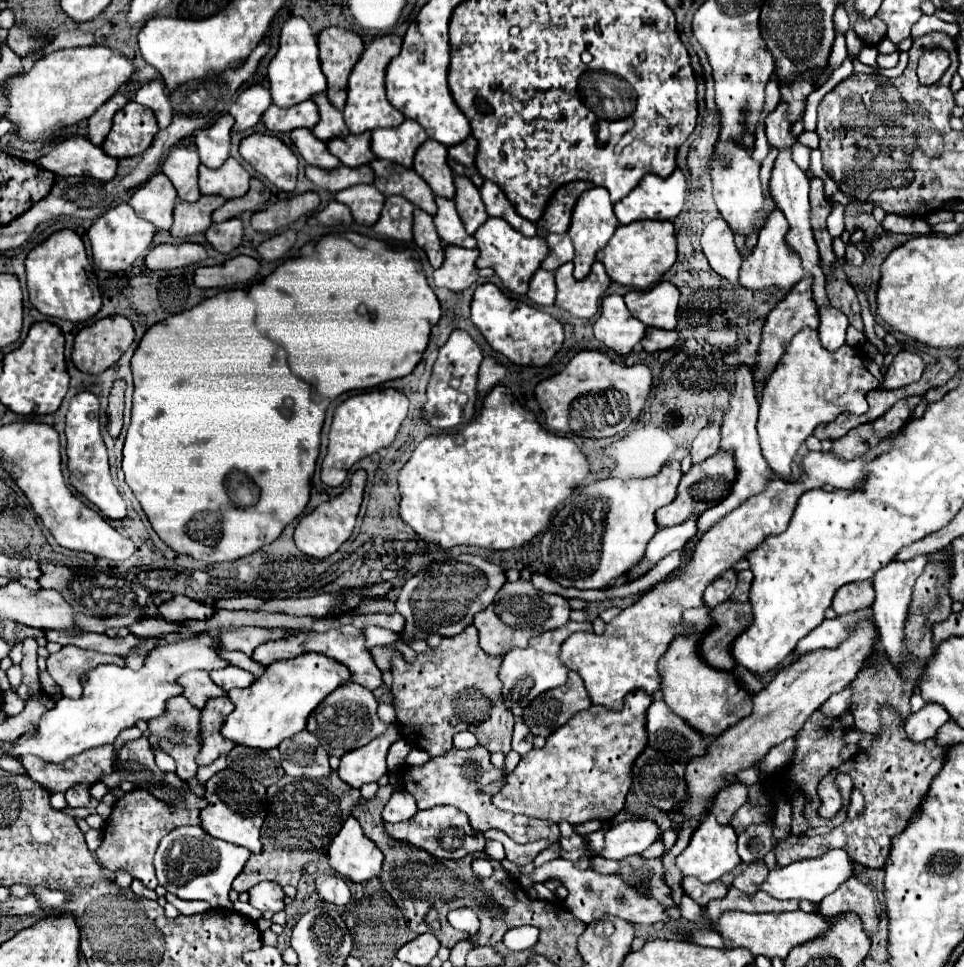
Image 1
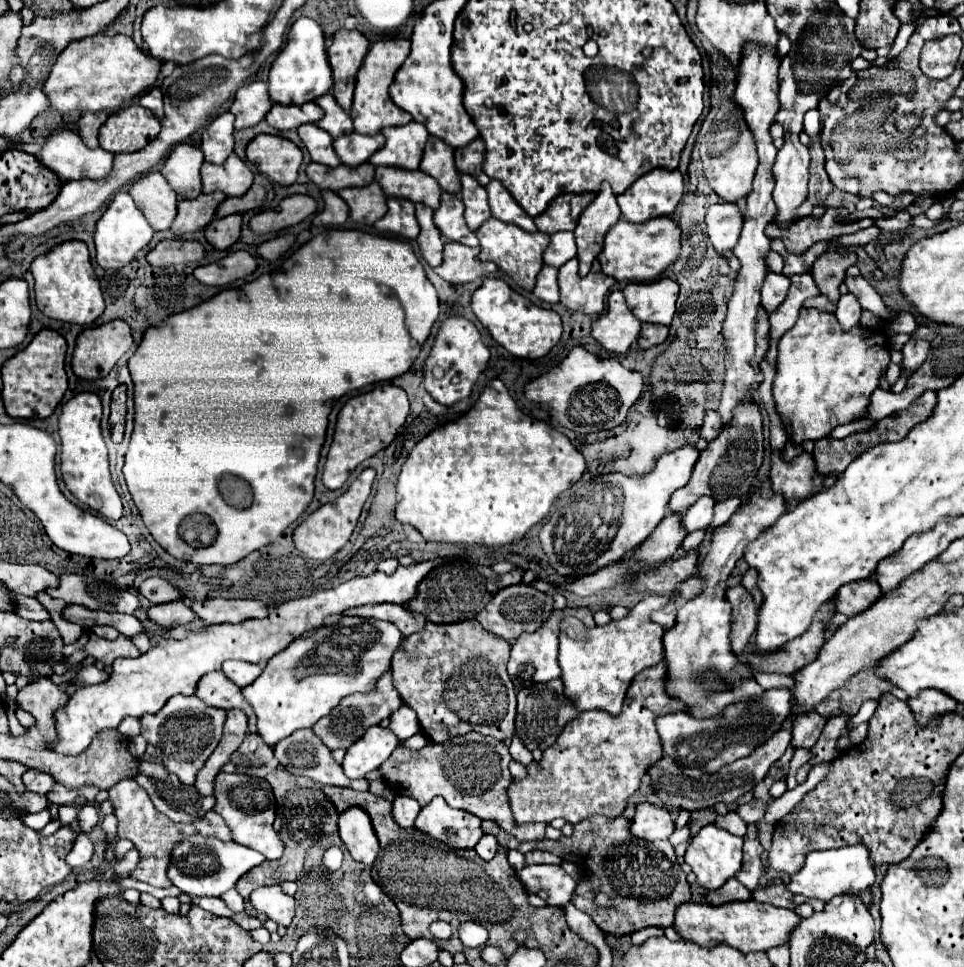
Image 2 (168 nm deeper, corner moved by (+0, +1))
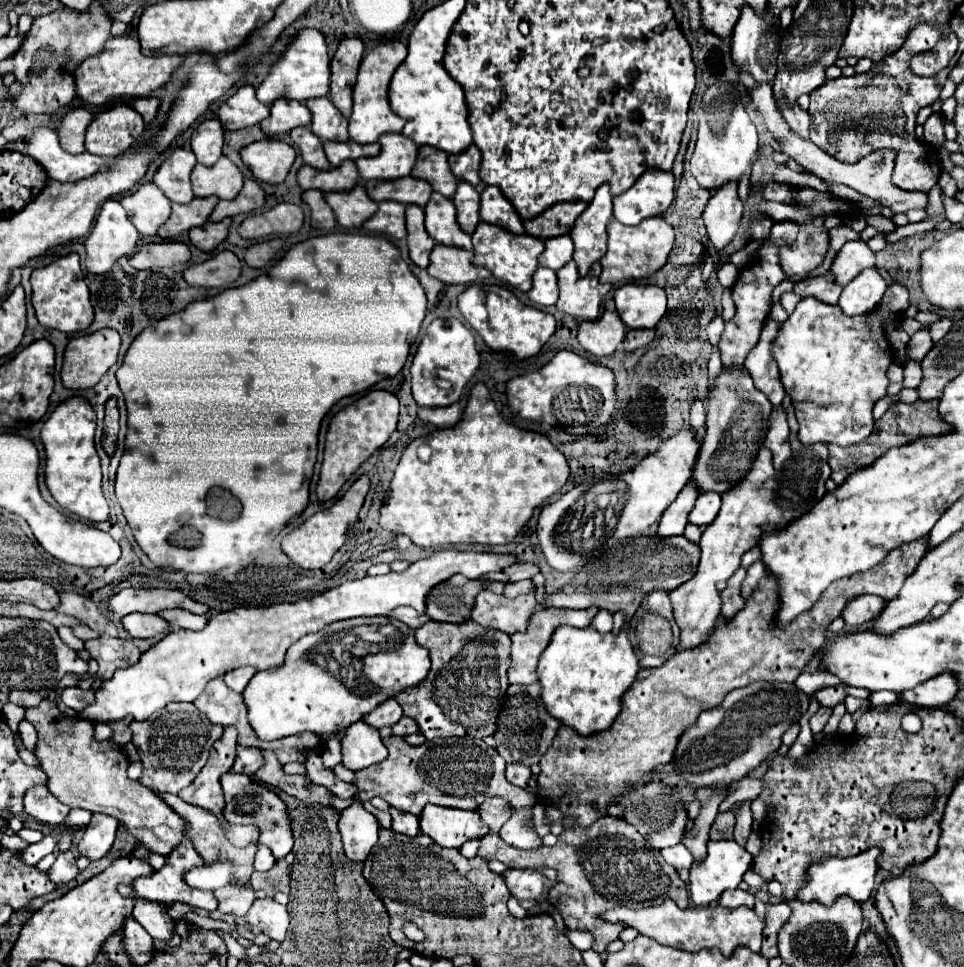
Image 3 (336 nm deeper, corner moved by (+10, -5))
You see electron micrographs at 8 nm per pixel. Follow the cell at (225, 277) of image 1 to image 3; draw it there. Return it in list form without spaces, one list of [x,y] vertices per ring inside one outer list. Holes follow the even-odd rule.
[[[220,251],[212,259],[192,265],[184,271],[188,285],[200,287],[228,287],[240,275],[240,261],[232,251]]]

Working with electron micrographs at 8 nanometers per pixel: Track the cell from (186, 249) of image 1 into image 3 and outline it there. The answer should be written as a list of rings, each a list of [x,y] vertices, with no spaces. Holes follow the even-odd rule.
[[[148,243],[138,253],[130,257],[130,265],[134,269],[152,269],[152,267],[172,267],[178,263],[186,263],[190,259],[190,249],[180,243]]]

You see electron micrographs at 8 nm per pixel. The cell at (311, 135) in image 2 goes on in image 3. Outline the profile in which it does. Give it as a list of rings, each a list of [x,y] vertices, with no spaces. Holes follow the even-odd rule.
[[[296,127],[290,131],[290,137],[292,141],[300,147],[302,151],[302,157],[304,157],[304,163],[310,165],[310,167],[316,167],[316,169],[330,169],[330,163],[324,155],[324,147],[322,147],[322,139],[316,137],[310,127]]]

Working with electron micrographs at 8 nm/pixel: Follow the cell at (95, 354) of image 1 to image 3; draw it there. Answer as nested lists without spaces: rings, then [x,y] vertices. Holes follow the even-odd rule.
[[[102,329],[90,335],[70,339],[64,351],[62,385],[68,389],[90,389],[118,361],[120,335],[114,329]]]

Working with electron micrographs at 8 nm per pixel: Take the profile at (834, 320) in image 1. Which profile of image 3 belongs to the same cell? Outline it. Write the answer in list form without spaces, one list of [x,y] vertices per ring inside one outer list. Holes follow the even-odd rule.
[[[864,269],[844,287],[838,305],[846,315],[864,315],[880,303],[886,287],[888,285],[878,269]]]

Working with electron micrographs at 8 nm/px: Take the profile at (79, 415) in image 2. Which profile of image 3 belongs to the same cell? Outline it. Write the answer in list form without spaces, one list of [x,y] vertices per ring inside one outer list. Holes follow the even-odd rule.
[[[70,397],[62,401],[54,413],[46,419],[40,439],[46,451],[46,485],[52,497],[66,511],[88,519],[88,521],[106,521],[108,519],[108,503],[102,493],[102,473],[100,473],[100,457],[94,447],[94,431],[96,431],[96,411],[88,403],[86,397]]]

